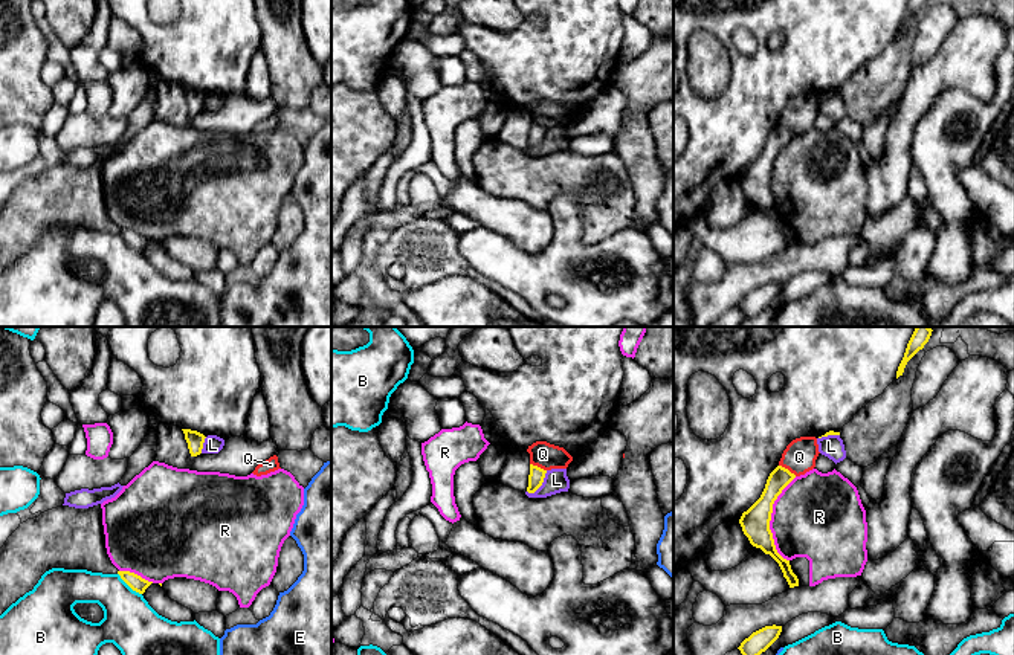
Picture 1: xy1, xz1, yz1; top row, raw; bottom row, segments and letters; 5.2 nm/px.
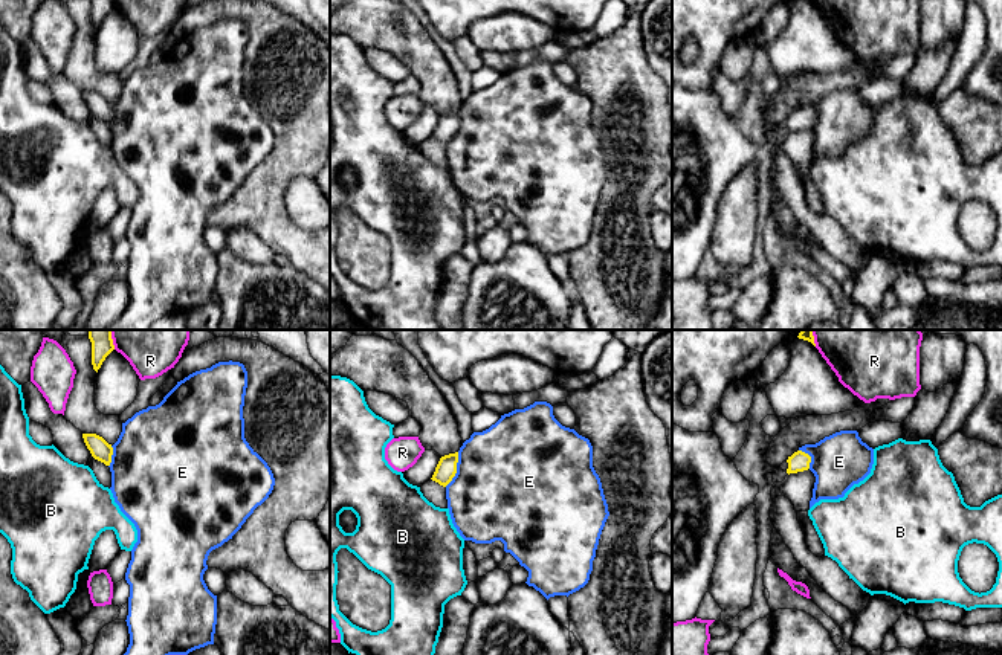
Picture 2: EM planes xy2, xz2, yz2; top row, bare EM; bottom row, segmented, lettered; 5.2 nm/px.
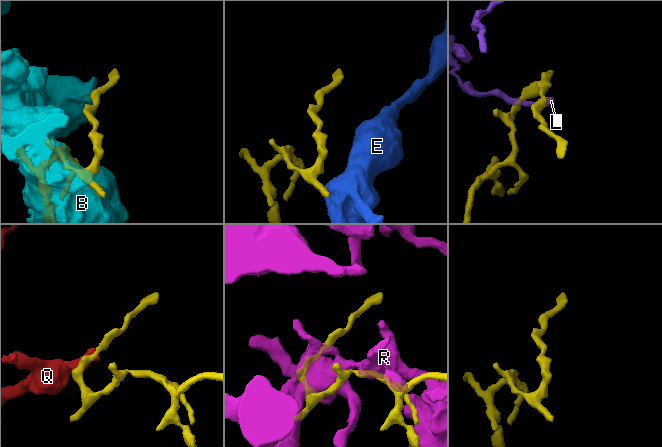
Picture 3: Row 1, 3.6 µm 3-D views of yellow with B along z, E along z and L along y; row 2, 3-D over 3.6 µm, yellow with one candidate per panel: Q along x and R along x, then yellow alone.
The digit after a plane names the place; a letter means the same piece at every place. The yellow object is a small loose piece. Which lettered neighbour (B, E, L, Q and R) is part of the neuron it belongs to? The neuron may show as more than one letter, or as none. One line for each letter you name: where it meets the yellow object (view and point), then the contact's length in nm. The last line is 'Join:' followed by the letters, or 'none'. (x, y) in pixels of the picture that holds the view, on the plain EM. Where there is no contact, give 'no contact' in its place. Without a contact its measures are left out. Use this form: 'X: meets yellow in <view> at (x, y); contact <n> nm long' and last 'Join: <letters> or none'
Join: none

